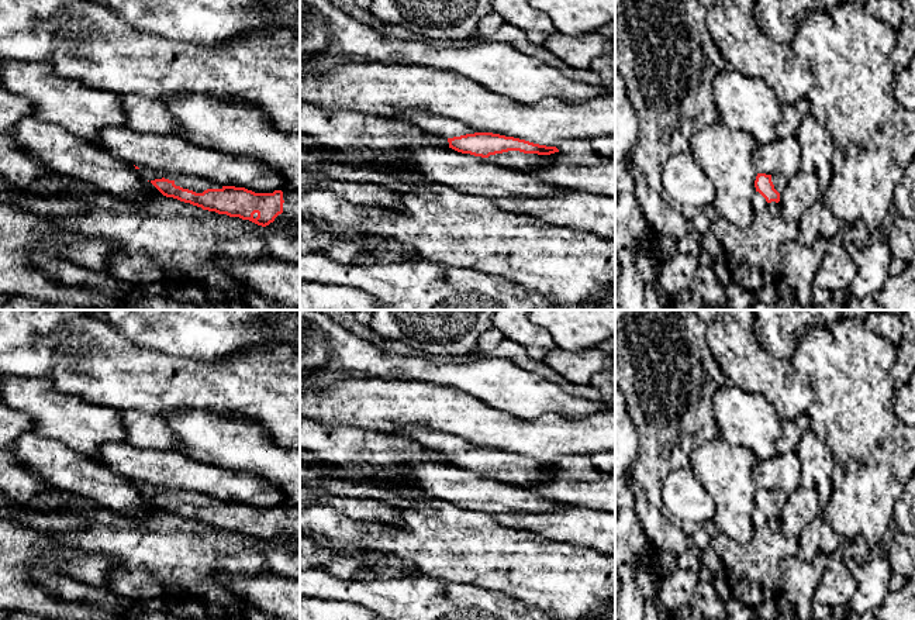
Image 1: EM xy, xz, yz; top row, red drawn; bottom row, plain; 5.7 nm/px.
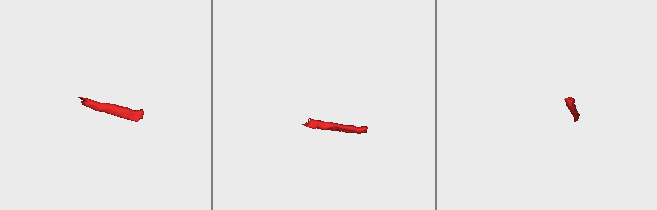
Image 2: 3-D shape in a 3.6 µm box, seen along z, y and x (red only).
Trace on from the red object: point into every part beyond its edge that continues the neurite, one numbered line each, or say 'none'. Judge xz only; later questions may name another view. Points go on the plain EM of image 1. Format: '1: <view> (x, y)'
1: xz (442, 443)
2: xz (517, 475)

